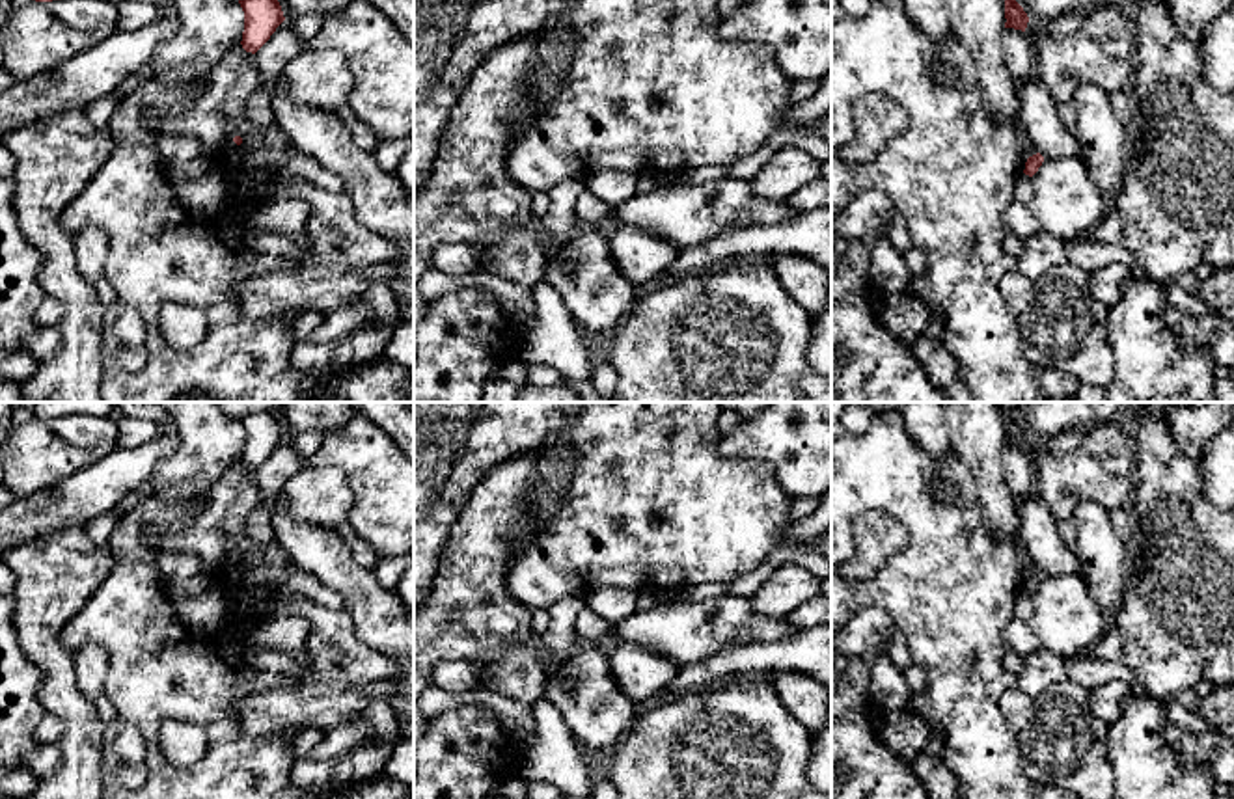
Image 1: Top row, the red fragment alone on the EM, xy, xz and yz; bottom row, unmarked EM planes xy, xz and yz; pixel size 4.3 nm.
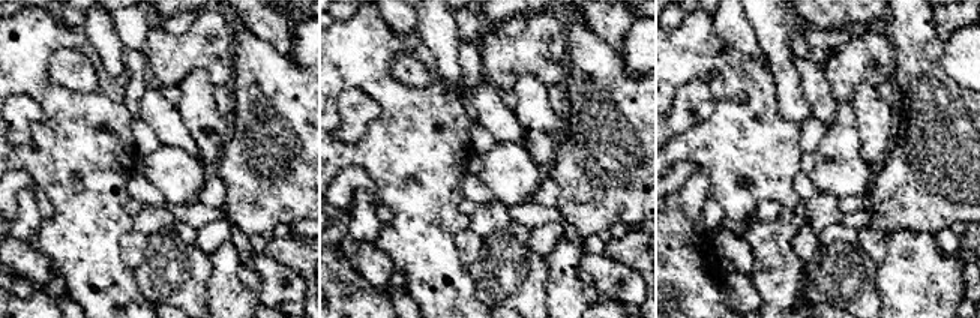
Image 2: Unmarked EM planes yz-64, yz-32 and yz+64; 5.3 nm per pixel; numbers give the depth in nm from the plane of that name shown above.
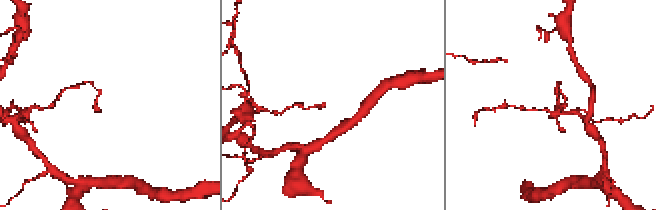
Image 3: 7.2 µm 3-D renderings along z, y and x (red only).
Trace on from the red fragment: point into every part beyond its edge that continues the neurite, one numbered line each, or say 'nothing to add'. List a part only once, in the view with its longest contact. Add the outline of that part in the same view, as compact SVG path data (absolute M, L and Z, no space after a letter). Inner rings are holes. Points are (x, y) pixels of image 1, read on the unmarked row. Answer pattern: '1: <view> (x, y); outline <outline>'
nothing to add

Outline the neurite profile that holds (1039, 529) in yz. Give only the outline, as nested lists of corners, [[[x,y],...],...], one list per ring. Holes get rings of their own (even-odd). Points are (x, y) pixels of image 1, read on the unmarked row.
[[[1033,492],[1016,505],[1016,510],[1020,536],[1040,572],[1046,576],[1081,576],[1077,555],[1064,544],[1048,505]]]

